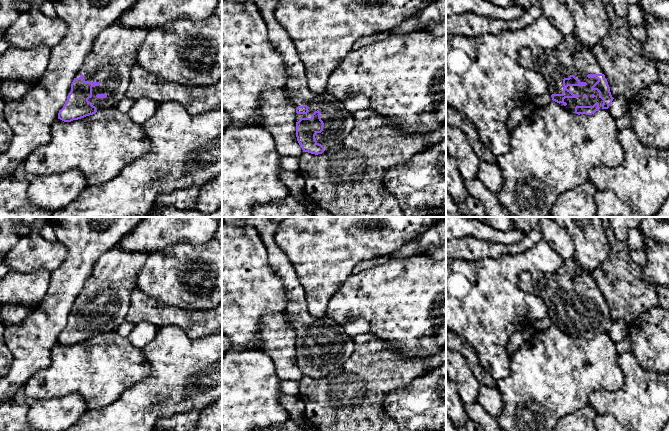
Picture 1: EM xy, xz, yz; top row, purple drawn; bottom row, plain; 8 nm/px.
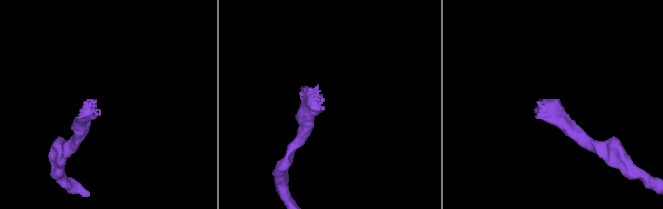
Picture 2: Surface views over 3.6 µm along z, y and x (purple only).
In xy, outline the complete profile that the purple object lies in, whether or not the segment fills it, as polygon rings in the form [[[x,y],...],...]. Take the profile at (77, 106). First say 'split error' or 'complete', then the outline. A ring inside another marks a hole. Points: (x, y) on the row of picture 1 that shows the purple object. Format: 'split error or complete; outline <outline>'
split error; outline [[[117,21],[102,30],[71,84],[70,94],[58,113],[58,119],[71,122],[93,115],[97,111],[116,107],[126,94],[131,69],[137,63],[137,52],[148,30],[144,27],[127,29]]]

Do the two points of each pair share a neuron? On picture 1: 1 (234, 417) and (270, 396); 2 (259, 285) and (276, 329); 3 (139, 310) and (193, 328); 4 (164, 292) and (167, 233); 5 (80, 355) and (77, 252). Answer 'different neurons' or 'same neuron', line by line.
1: same neuron
2: different neurons
3: same neuron
4: different neurons
5: different neurons

